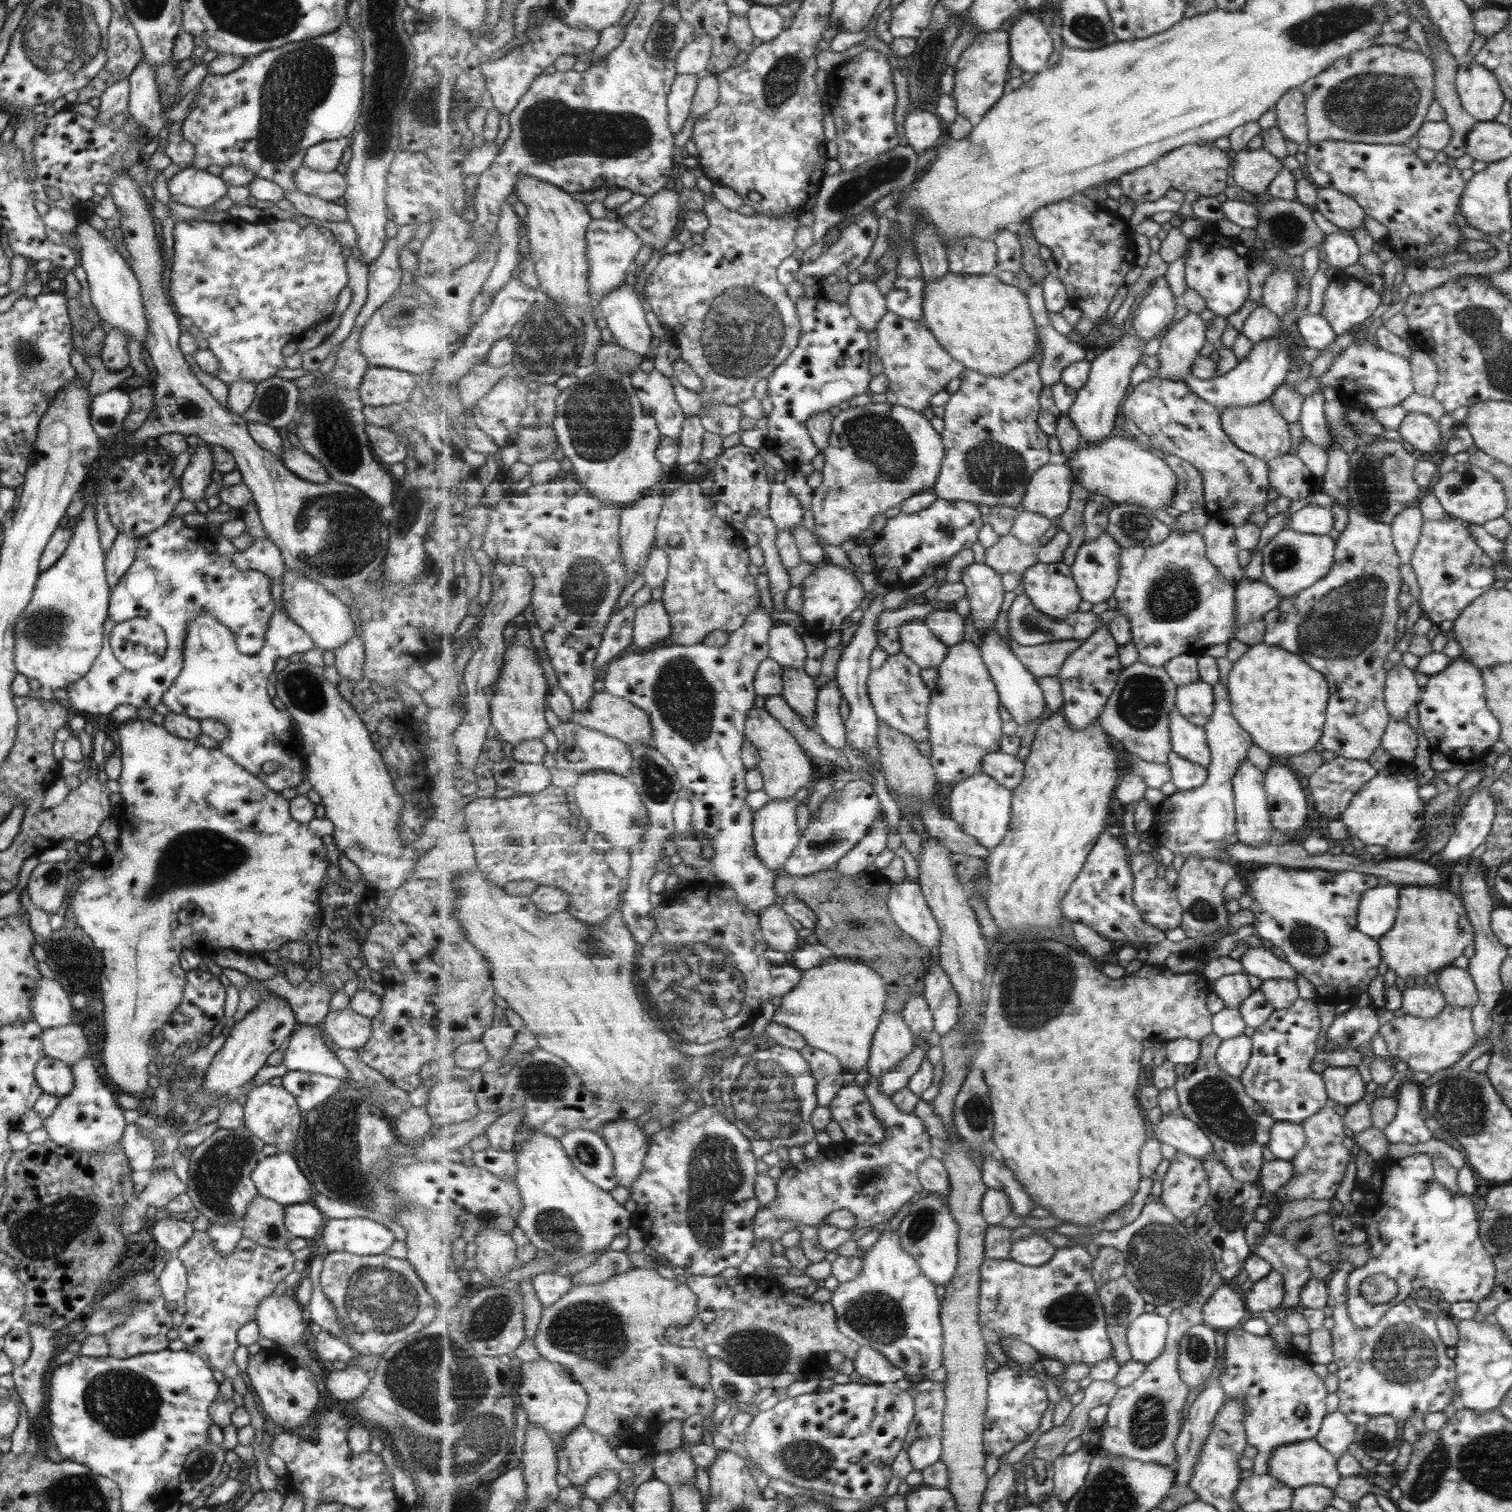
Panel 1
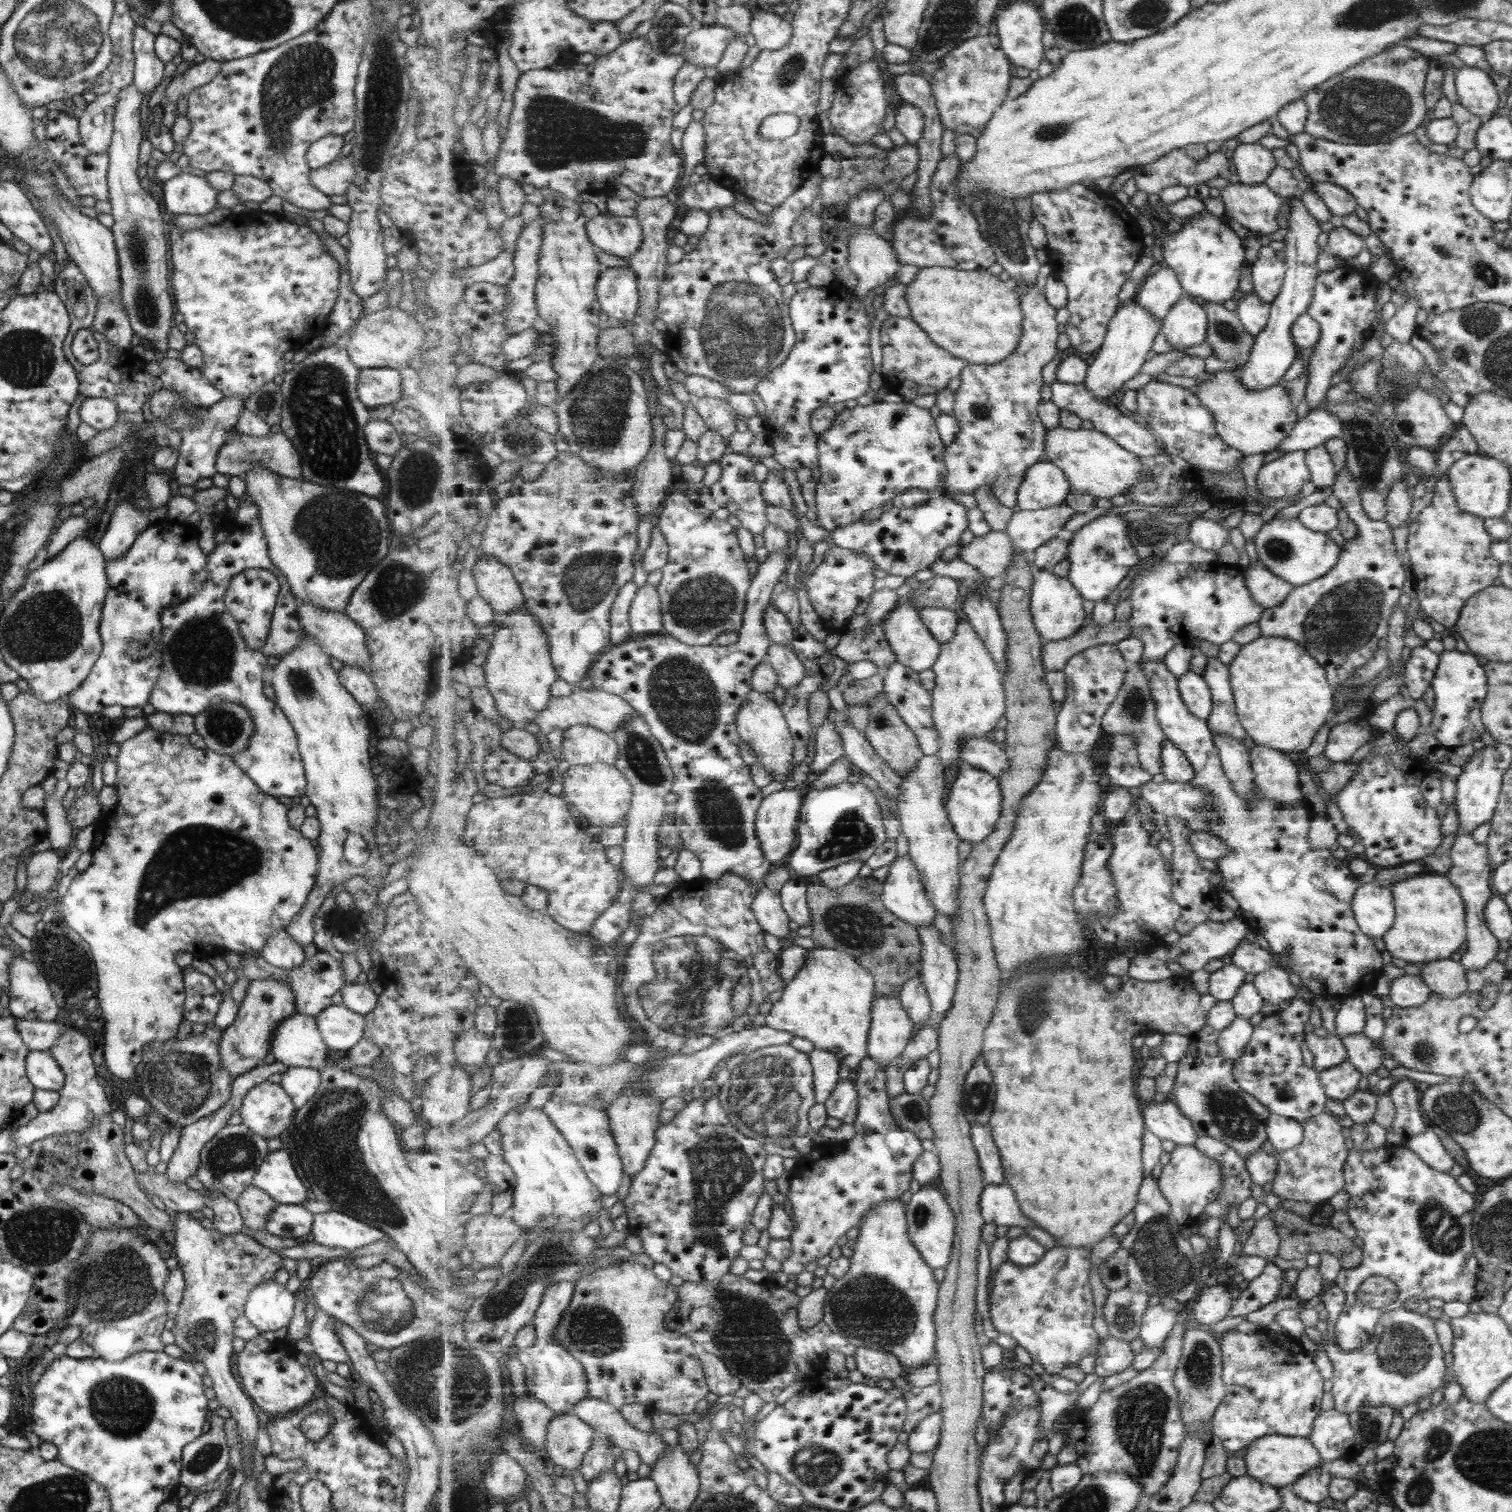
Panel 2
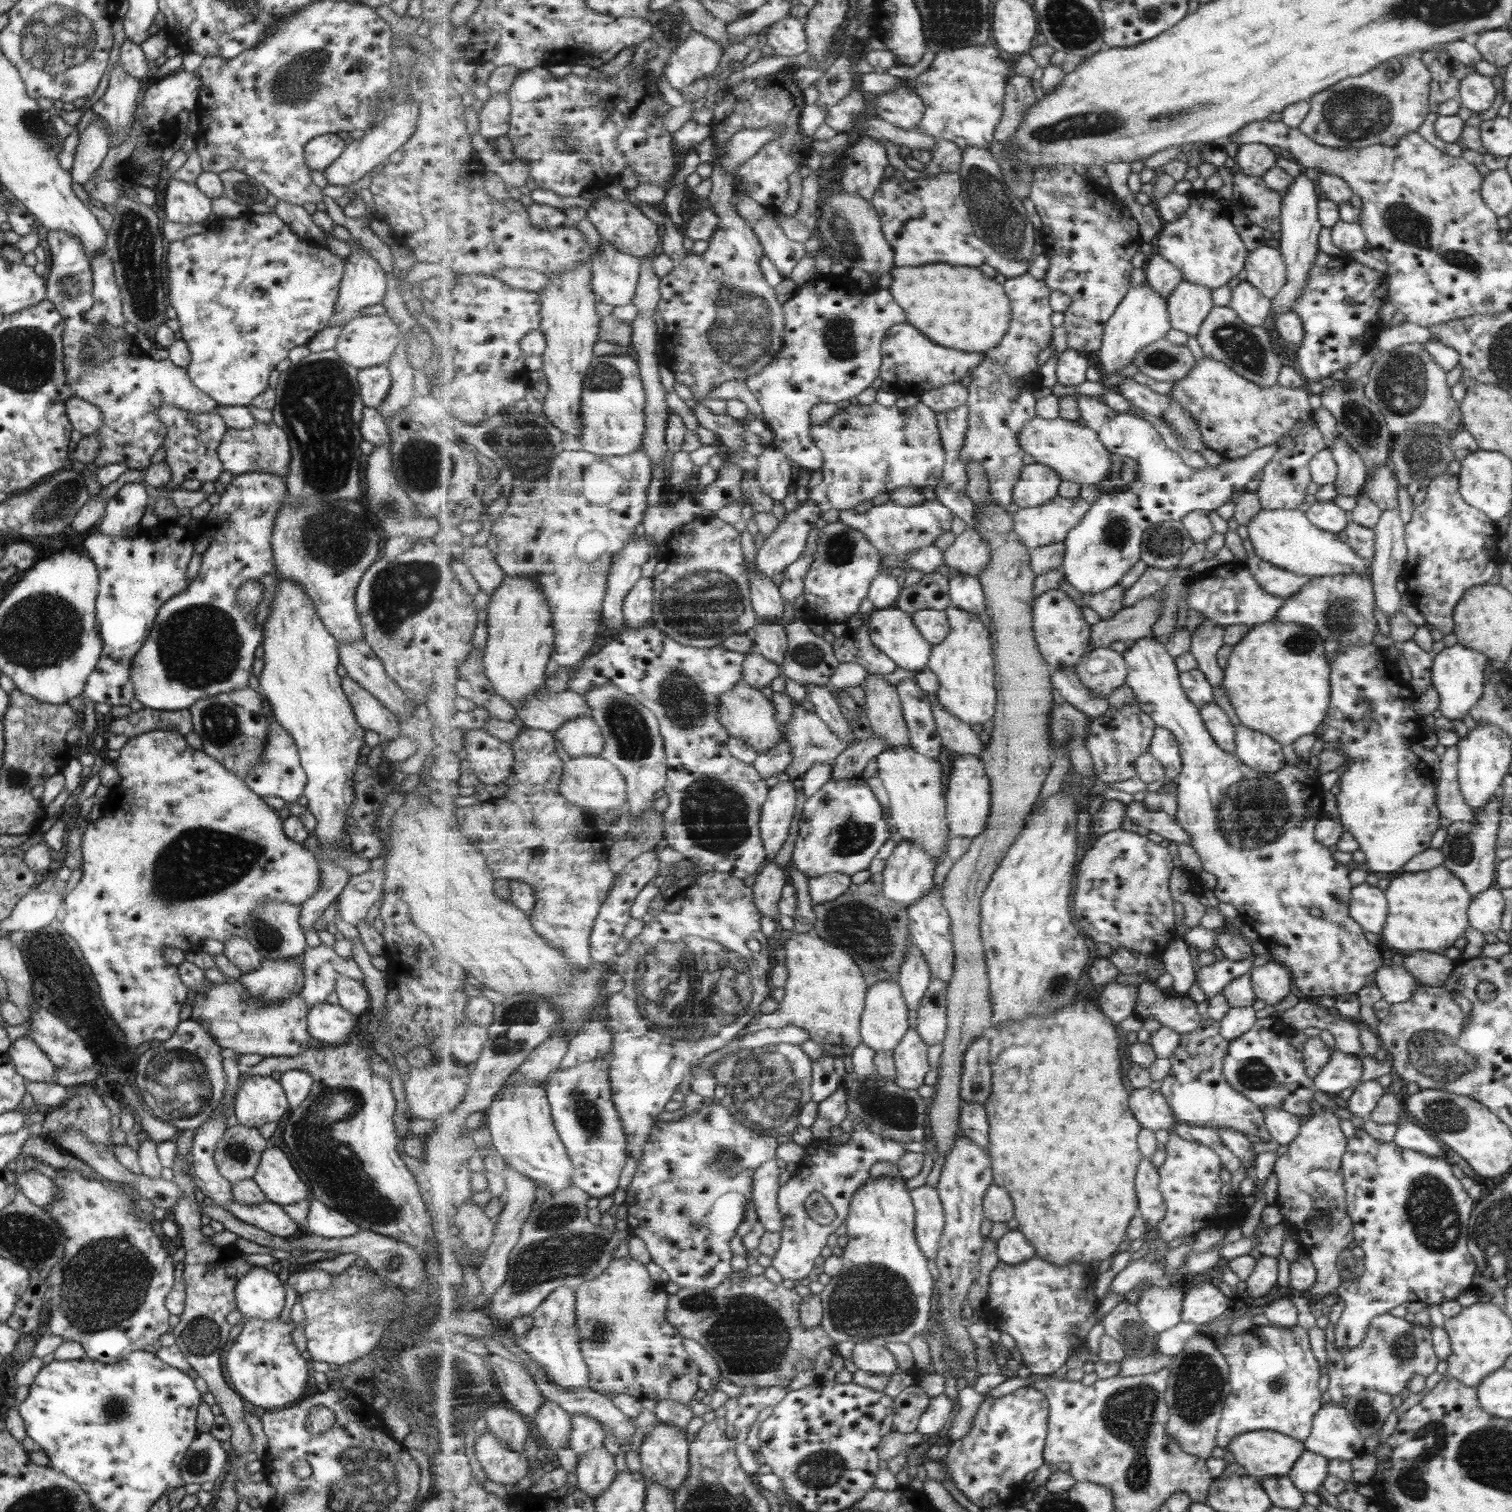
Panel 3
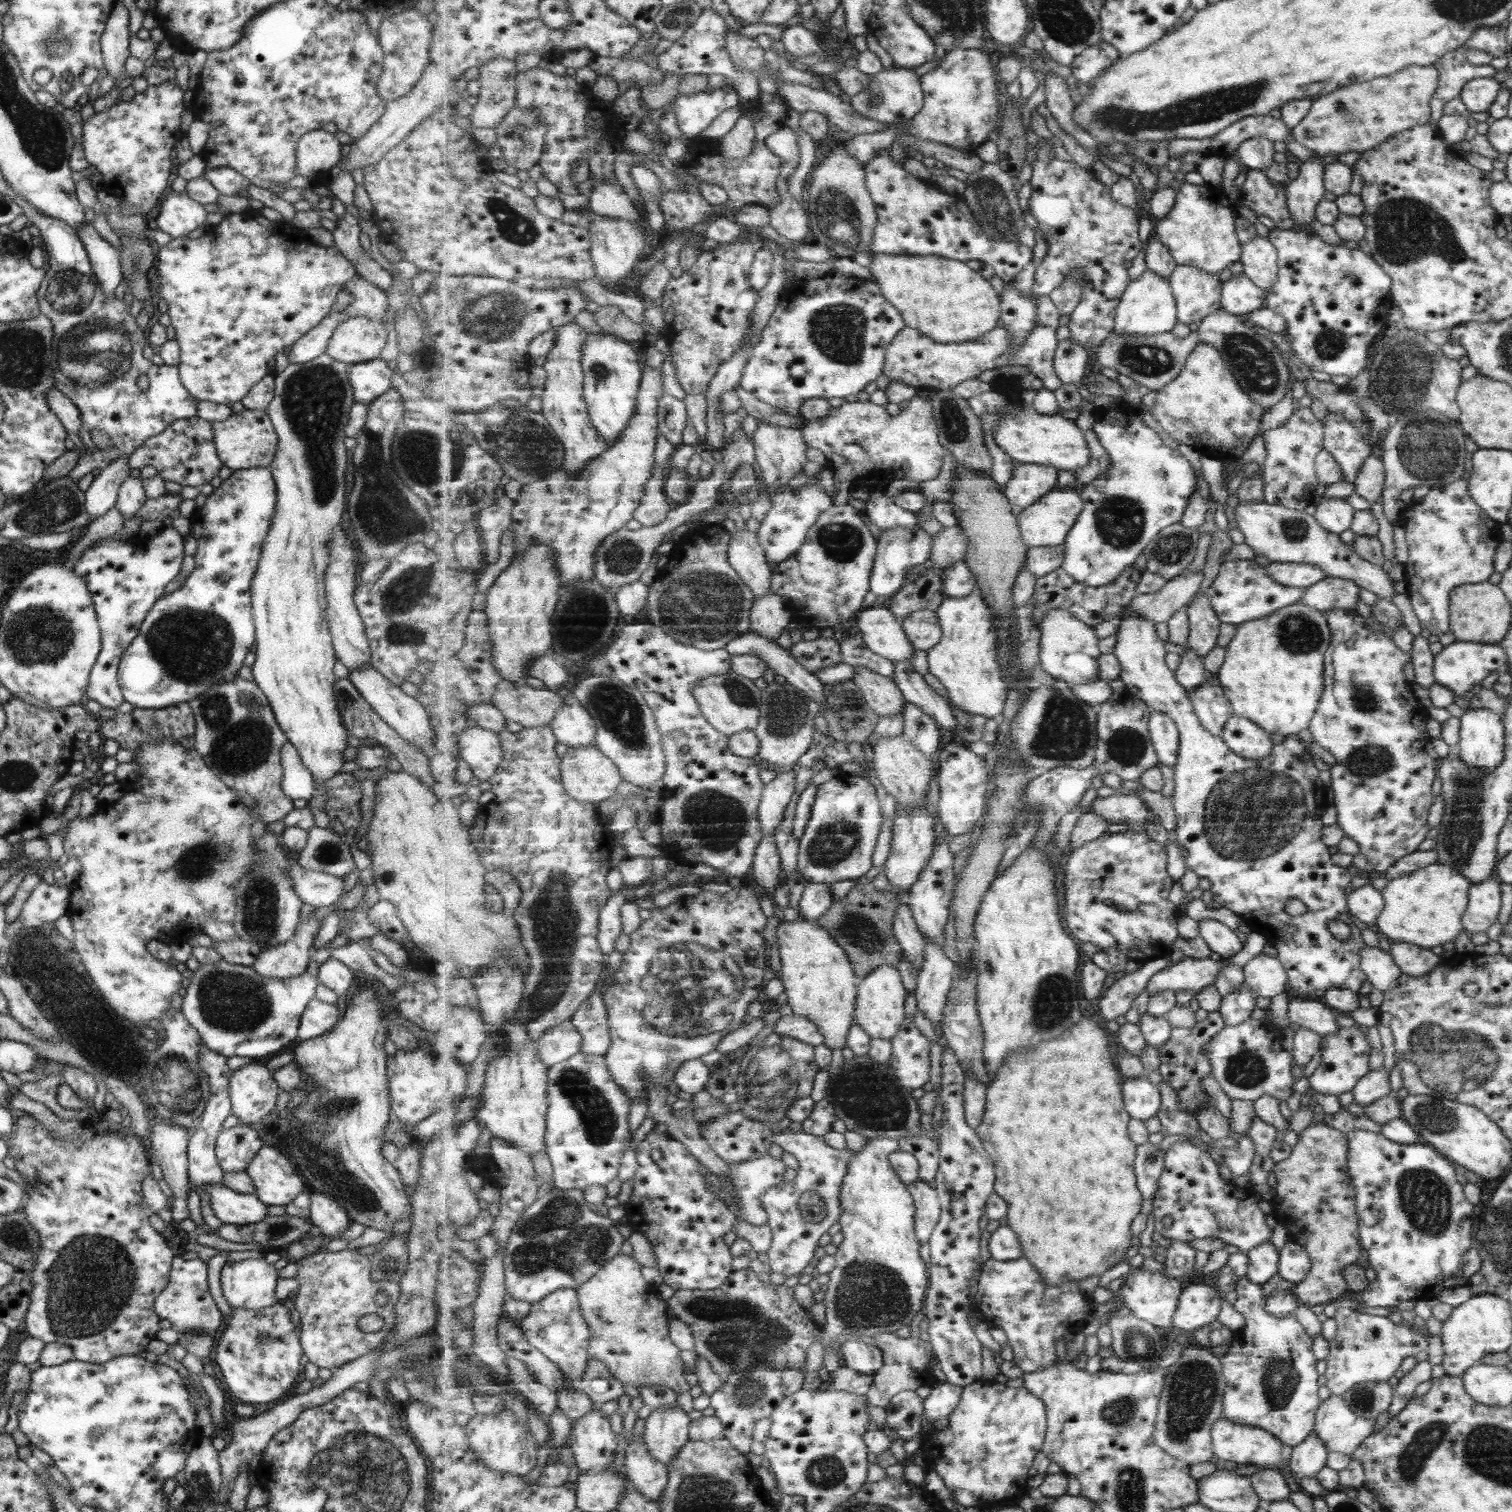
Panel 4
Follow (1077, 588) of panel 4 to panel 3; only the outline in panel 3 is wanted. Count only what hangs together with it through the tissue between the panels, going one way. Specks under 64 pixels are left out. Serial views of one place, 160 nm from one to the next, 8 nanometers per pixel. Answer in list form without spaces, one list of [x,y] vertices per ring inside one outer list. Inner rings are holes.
[[[1063,579],[1061,584],[1061,591],[1067,593],[1075,603],[1079,606],[1088,606],[1095,611],[1101,620],[1108,620],[1117,615],[1123,609],[1123,601],[1125,601],[1125,588],[1121,586],[1113,586],[1109,590],[1101,594],[1083,594],[1075,587]]]

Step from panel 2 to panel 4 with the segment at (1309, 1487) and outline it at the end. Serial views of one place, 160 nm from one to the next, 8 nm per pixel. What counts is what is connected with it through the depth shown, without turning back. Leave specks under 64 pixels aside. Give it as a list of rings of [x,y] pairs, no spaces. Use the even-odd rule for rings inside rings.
[[[1313,1430],[1292,1450],[1286,1468],[1296,1481],[1300,1478],[1313,1478],[1326,1465],[1328,1450]]]

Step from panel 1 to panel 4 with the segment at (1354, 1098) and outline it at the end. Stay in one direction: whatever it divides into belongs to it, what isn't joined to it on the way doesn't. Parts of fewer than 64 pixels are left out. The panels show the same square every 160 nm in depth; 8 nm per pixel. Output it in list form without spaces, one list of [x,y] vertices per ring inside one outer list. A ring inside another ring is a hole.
[[[1345,1027],[1336,1033],[1320,1037],[1318,1050],[1321,1062],[1306,1080],[1309,1081],[1310,1088],[1319,1094],[1338,1096],[1350,1092],[1357,1080],[1369,1072],[1367,1062],[1371,1048],[1365,1033],[1359,1027]]]

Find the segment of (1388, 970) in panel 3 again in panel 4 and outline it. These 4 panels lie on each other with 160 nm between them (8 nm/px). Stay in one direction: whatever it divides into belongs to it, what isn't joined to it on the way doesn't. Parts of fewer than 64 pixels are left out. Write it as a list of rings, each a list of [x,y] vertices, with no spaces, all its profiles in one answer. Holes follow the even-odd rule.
[[[1365,945],[1358,952],[1359,968],[1366,981],[1381,992],[1395,988],[1401,974],[1399,967],[1392,961],[1391,955],[1379,947]]]

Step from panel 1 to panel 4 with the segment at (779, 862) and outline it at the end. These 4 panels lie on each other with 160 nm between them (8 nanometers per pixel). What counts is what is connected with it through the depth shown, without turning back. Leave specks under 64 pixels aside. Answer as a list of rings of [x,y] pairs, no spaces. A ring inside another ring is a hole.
[[[780,770],[778,775],[769,783],[759,802],[759,825],[763,837],[773,837],[785,818],[787,805],[794,797],[796,787],[795,771]]]

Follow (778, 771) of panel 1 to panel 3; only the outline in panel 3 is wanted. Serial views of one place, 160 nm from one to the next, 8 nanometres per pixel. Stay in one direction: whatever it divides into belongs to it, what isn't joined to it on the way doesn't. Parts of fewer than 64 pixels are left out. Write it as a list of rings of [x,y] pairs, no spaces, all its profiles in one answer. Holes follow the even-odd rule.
[[[744,678],[739,679],[730,691],[720,694],[718,716],[730,736],[743,739],[758,750],[759,754],[776,747],[786,735],[777,723],[774,702],[764,696],[759,689],[752,687]]]

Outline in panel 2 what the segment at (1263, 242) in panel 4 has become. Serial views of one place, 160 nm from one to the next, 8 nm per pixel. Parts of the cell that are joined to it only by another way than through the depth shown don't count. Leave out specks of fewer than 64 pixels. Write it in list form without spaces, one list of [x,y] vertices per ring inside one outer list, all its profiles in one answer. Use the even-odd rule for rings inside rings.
[[[1260,246],[1257,259],[1251,263],[1250,268],[1254,295],[1263,302],[1273,302],[1282,288],[1286,263],[1269,246]]]

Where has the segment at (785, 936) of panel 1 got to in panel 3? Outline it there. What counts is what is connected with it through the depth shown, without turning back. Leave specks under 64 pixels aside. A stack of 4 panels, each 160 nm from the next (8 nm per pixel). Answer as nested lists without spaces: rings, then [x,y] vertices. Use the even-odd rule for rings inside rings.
[[[768,858],[767,861],[765,868],[756,875],[752,887],[759,910],[777,922],[780,914],[779,901],[785,885],[789,882],[789,875],[787,869],[779,868],[773,859]]]

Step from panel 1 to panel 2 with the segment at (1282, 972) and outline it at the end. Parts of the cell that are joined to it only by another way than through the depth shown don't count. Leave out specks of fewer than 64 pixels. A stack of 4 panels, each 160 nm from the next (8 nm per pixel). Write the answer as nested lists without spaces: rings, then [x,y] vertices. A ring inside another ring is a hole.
[[[1243,938],[1231,951],[1230,964],[1237,966],[1244,973],[1257,974],[1275,964],[1275,955],[1261,949],[1257,943],[1251,943]]]

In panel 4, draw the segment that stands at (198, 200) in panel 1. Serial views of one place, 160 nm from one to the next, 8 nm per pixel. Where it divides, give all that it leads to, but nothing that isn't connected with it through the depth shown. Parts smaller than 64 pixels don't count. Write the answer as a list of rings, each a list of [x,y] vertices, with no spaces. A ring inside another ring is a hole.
[[[170,192],[165,200],[160,204],[160,209],[157,217],[155,218],[155,224],[157,230],[161,232],[166,232],[169,234],[170,239],[177,239],[181,237],[186,237],[191,230],[199,228],[199,226],[204,225],[205,220],[205,209],[201,204],[197,204],[194,200],[187,198],[183,193],[173,193]]]

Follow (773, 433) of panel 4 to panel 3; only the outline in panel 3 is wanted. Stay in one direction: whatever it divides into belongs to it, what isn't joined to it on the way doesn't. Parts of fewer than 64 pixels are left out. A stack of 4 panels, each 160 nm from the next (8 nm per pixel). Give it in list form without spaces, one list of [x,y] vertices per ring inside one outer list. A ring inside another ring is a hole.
[[[775,445],[765,447],[758,456],[758,461],[756,473],[762,491],[782,503],[789,494],[791,484],[795,485],[795,466],[788,454]]]

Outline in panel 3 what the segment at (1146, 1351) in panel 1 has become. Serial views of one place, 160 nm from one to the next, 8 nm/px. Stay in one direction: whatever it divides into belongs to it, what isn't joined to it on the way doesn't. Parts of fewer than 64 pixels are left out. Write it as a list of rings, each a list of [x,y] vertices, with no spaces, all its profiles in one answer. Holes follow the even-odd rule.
[[[1178,1283],[1165,1288],[1152,1285],[1137,1295],[1135,1301],[1143,1320],[1159,1334],[1182,1321],[1185,1293]]]

